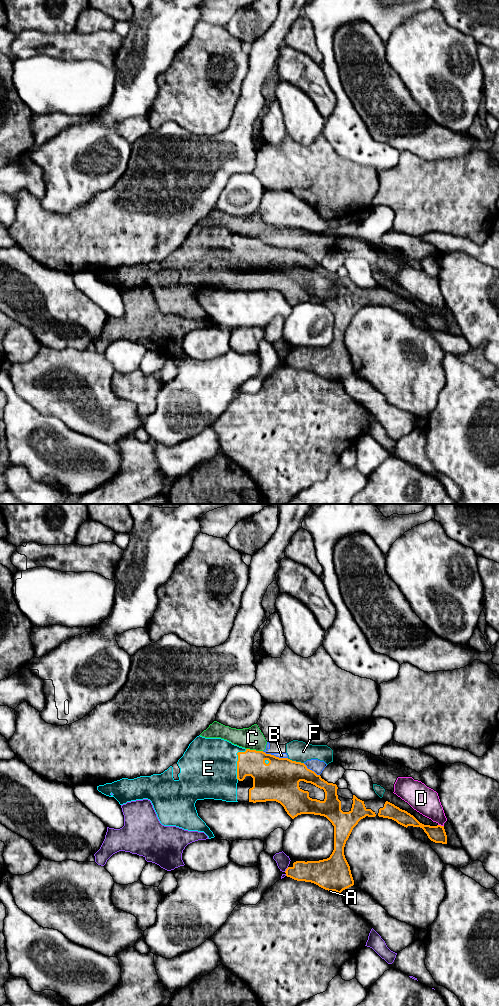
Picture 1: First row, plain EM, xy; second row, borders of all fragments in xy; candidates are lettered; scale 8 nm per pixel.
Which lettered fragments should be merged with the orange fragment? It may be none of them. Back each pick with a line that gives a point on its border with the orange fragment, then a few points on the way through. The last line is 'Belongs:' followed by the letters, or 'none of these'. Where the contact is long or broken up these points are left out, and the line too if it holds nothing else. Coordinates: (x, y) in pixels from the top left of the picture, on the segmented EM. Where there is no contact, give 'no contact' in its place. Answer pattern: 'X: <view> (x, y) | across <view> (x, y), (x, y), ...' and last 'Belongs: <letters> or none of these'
E: xy (237, 762)
Belongs: E

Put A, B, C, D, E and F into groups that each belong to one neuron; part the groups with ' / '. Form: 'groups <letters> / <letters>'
groups A / B C F / D / E

